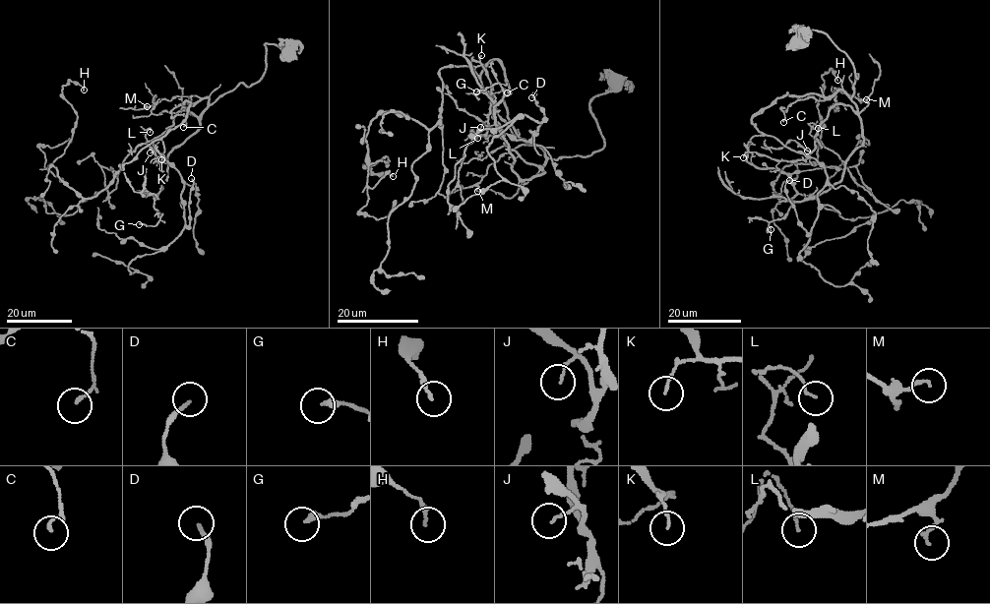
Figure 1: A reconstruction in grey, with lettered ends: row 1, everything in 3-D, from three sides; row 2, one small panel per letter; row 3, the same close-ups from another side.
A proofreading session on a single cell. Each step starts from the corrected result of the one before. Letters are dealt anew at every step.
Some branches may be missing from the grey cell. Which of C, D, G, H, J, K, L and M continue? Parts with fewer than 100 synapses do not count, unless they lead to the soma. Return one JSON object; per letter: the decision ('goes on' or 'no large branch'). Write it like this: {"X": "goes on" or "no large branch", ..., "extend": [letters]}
{"C": "no large branch", "D": "no large branch", "G": "no large branch", "H": "no large branch", "J": "no large branch", "K": "no large branch", "L": "no large branch", "M": "no large branch", "extend": []}

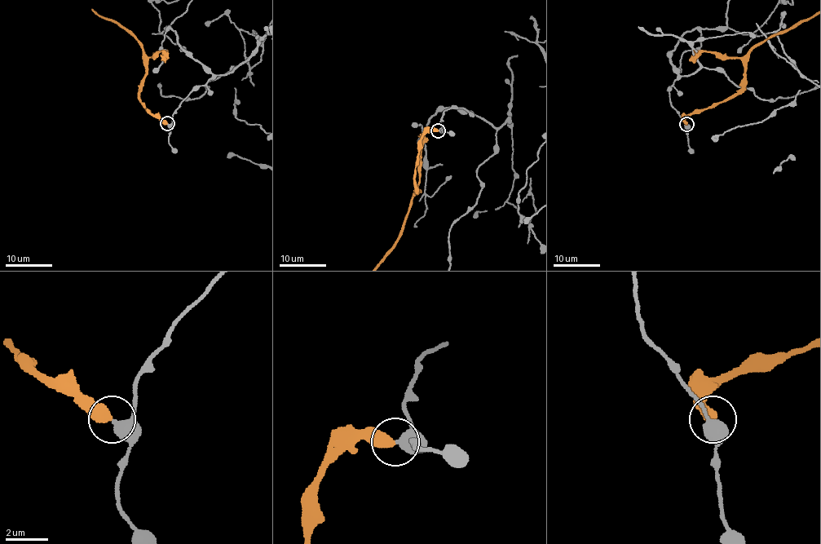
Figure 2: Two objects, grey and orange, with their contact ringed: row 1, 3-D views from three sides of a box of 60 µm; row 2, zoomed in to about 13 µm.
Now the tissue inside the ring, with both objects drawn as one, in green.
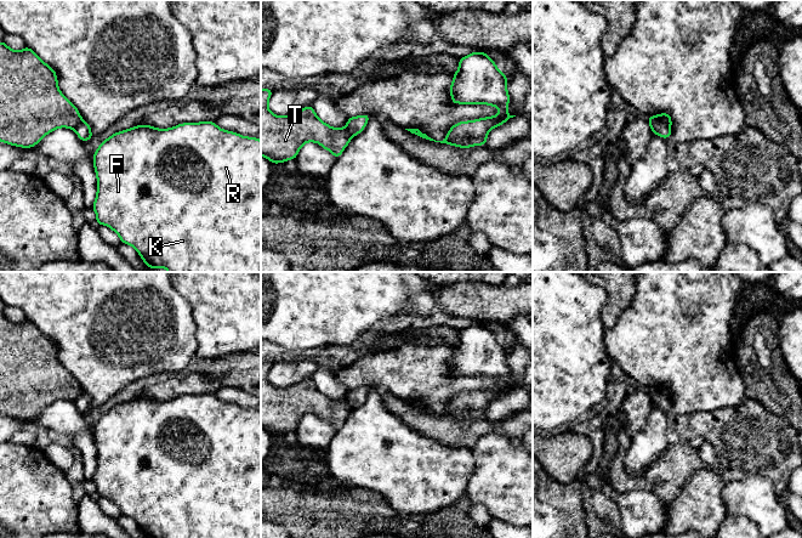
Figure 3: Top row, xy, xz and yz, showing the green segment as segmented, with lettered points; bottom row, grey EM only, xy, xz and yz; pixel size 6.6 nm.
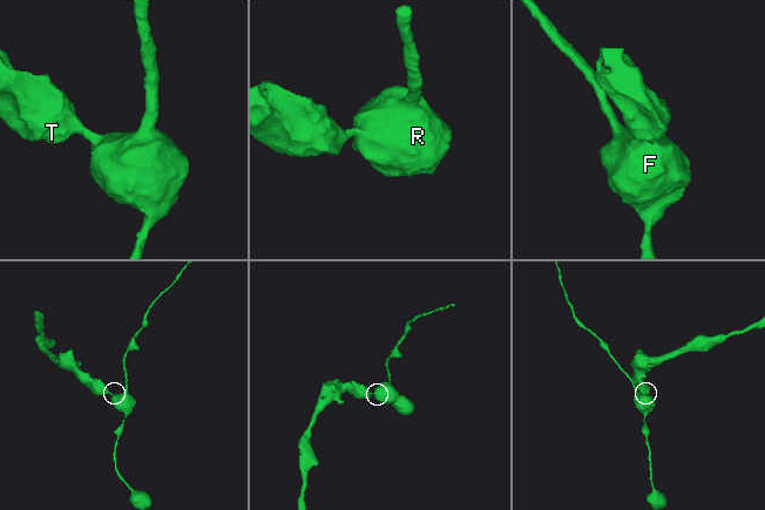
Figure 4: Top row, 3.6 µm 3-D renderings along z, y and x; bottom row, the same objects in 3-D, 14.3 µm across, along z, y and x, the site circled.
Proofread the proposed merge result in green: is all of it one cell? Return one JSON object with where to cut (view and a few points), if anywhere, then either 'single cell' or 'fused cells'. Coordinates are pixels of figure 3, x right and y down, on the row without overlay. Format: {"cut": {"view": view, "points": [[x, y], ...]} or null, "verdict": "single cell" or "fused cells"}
{"cut": {"view": "yz", "points": [[657, 388], [670, 400]]}, "verdict": "fused cells"}

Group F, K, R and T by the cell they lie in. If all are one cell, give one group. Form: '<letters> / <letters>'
F K R / T

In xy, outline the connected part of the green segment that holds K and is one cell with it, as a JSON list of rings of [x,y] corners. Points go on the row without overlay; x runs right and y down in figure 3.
[[[214,393],[184,395],[171,401],[138,397],[113,406],[110,409],[106,410],[101,414],[92,431],[97,448],[97,466],[92,477],[92,481],[97,487],[96,495],[108,498],[120,509],[123,516],[132,517],[144,533],[146,538],[261,538],[261,413],[257,409],[246,409],[233,403],[222,402]]]

